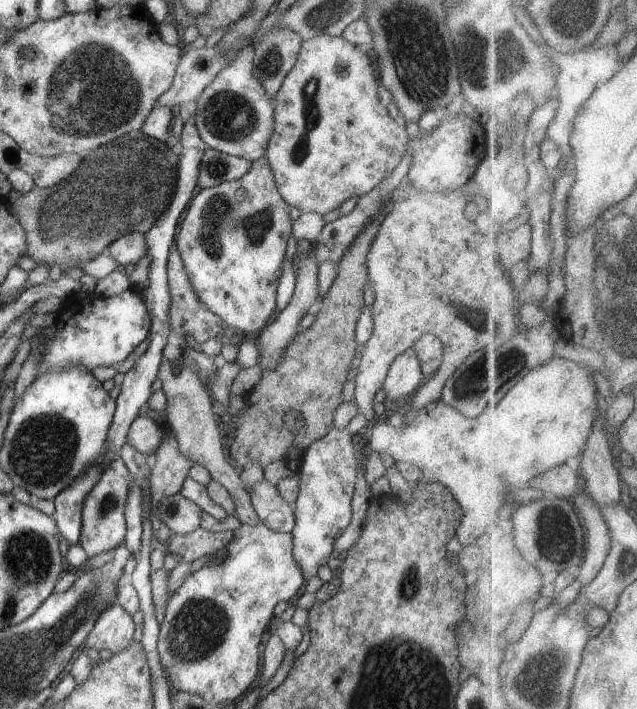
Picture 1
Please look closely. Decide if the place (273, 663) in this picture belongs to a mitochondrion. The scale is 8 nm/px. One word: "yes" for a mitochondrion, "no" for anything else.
no

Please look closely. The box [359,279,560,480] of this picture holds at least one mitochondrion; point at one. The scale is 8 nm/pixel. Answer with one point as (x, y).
(475, 380)

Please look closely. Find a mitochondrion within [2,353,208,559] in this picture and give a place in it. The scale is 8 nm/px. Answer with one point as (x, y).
(40, 455)

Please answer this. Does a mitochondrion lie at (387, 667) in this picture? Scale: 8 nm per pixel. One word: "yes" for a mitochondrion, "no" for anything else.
yes

